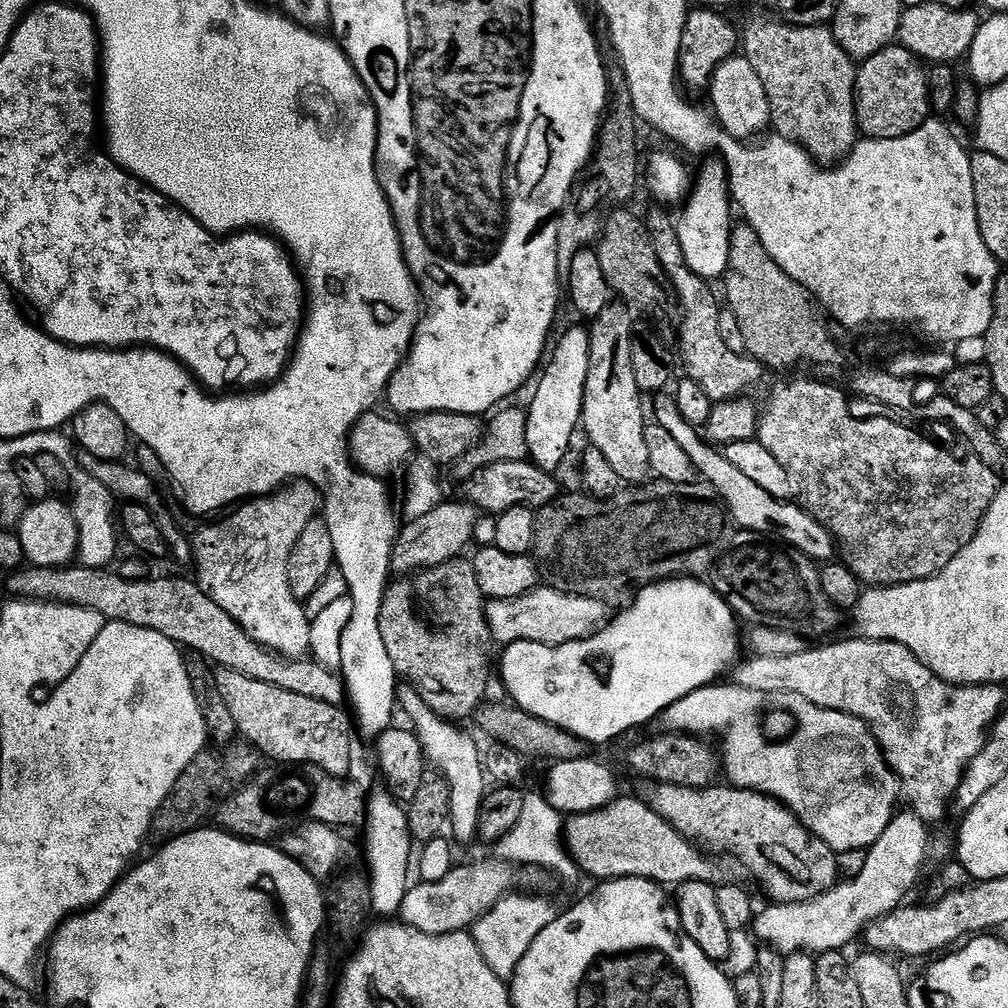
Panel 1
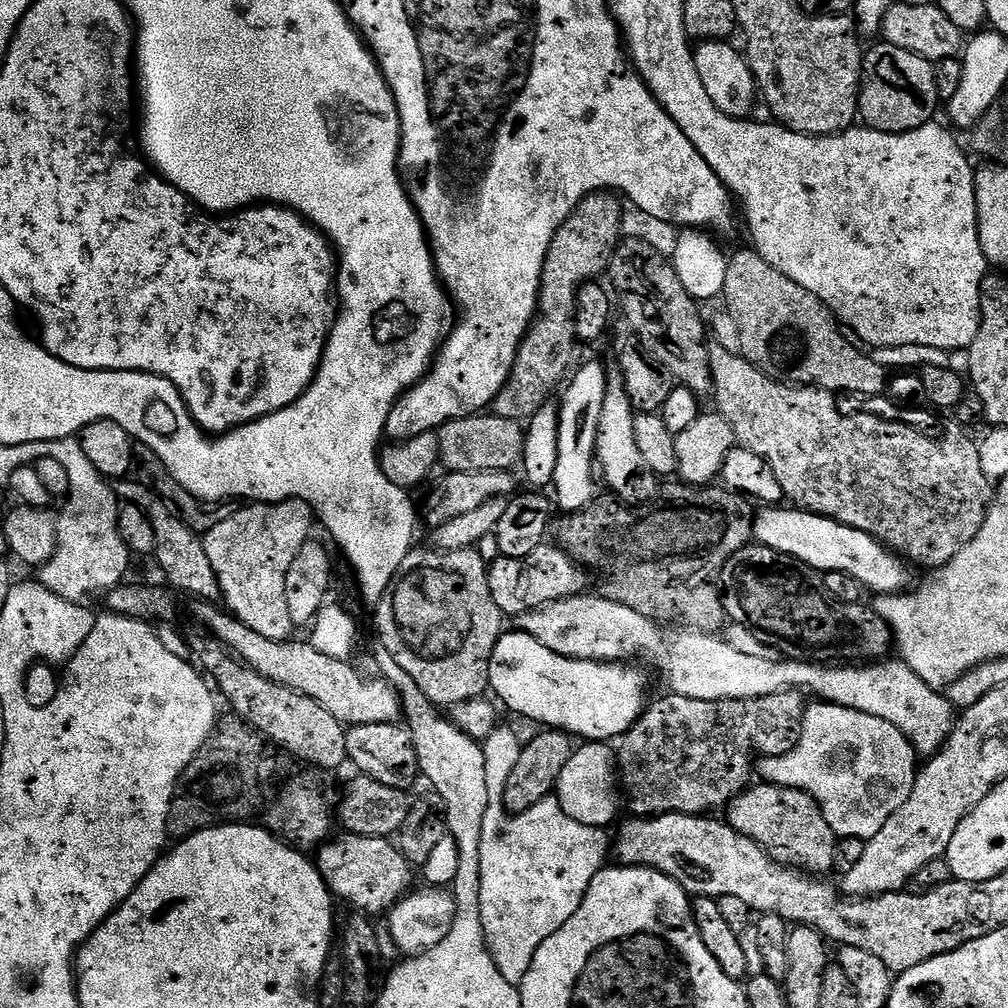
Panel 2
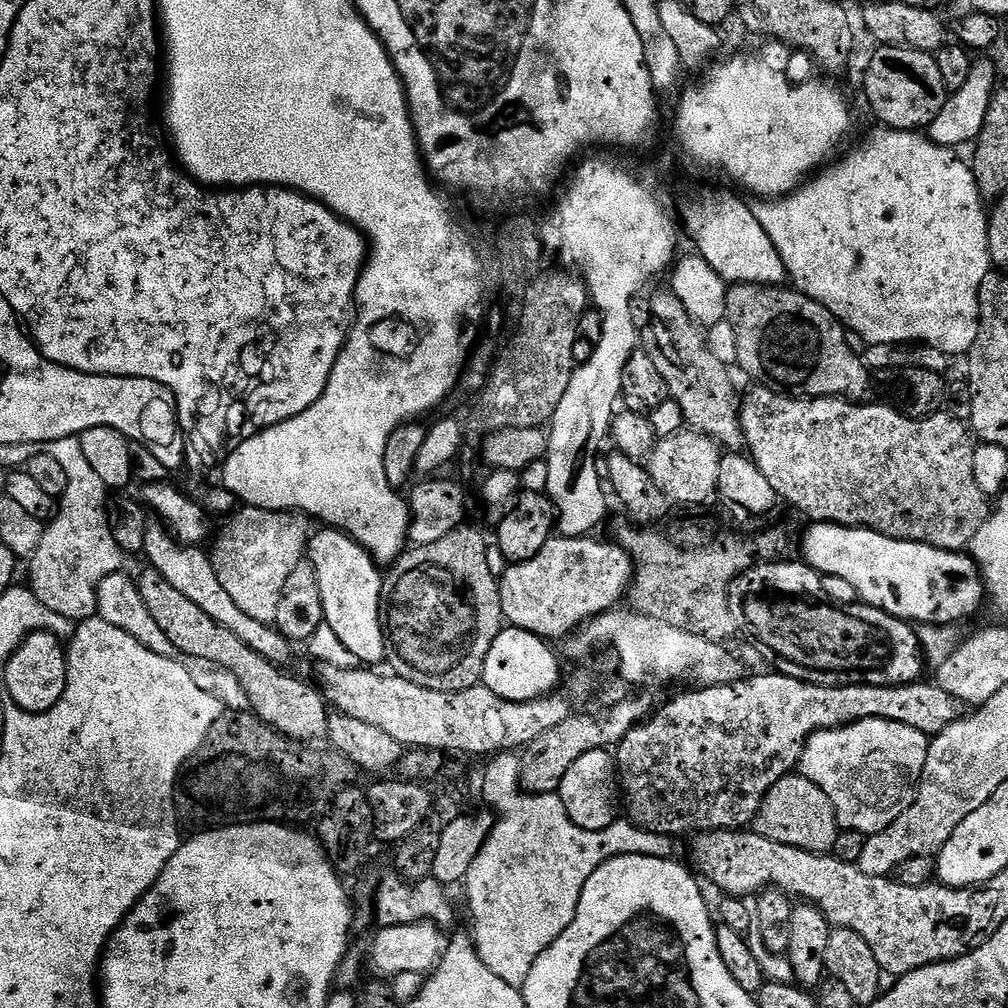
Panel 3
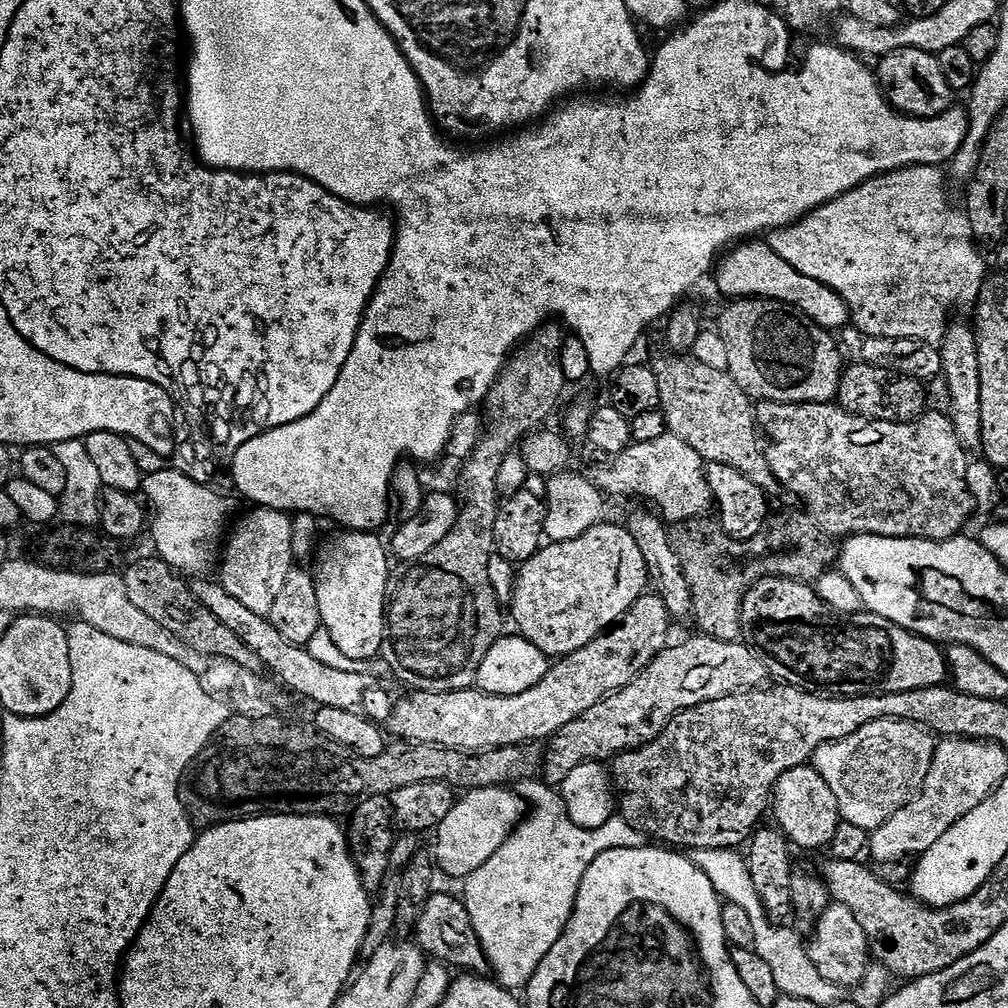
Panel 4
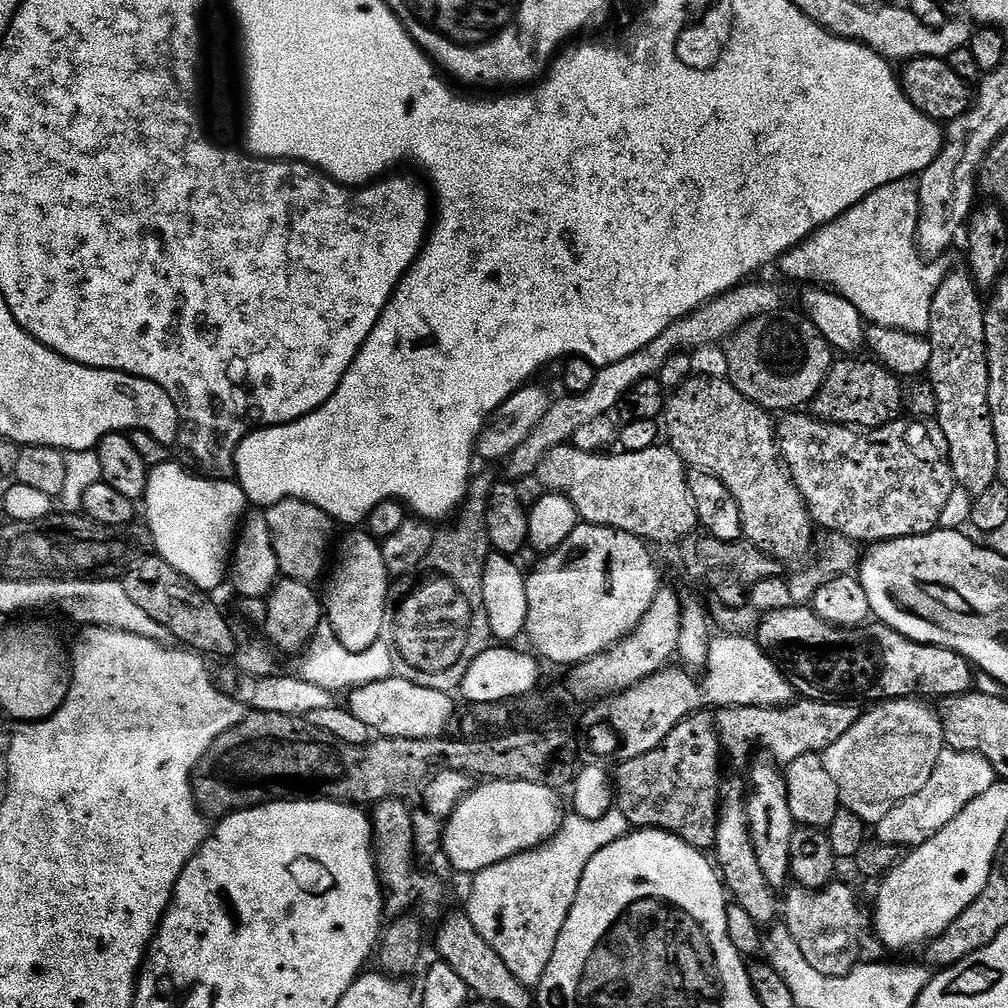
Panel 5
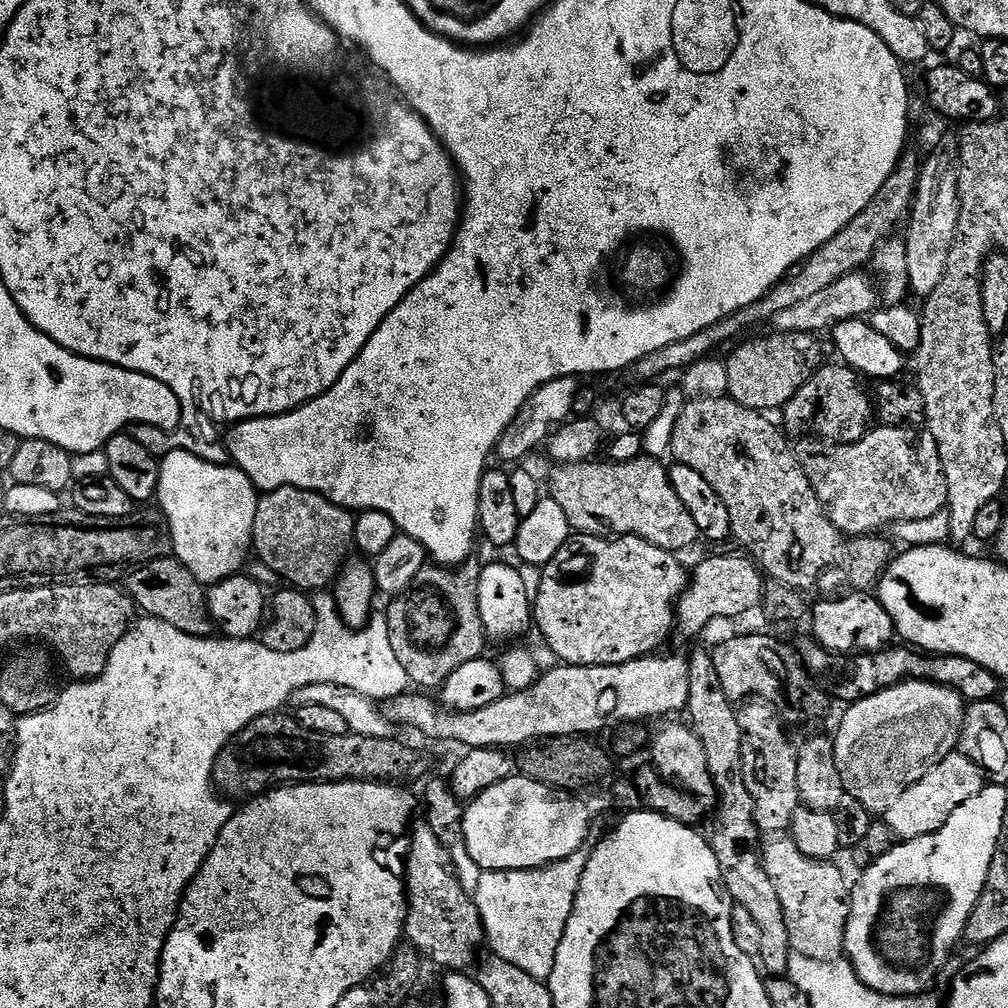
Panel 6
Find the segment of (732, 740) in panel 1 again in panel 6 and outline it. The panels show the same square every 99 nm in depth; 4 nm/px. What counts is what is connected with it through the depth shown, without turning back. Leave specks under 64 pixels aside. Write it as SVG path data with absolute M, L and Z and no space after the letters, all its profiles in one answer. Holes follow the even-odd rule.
M905 679L891 688L884 688L874 696L867 696L843 710L840 729L834 735L836 765L845 793L853 796L866 810L882 814L894 806L894 801L914 782L922 782L928 771L940 760L957 751L960 726L964 721L966 701L953 688L943 688L931 680Z

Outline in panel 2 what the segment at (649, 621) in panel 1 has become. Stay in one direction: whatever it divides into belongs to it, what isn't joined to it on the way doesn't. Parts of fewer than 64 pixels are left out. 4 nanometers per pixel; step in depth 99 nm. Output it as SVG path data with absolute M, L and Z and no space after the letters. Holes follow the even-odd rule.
M519 630L505 631L501 635L499 642L494 646L492 657L490 658L490 666L488 667L488 686L494 693L496 691L495 699L501 705L505 704L512 712L517 712L520 716L525 716L528 720L533 720L534 723L540 724L536 726L543 726L548 730L555 730L558 732L567 732L573 738L579 738L584 742L612 742L620 737L626 730L630 730L630 726L640 716L641 712L646 707L646 699L644 700L644 680L640 677L640 672L636 668L628 668L632 666L625 666L620 662L605 662L603 660L575 660L574 658L566 658L562 654L554 654L554 650L546 650L546 646L542 646L542 642L538 642L538 638L530 638L530 634Z

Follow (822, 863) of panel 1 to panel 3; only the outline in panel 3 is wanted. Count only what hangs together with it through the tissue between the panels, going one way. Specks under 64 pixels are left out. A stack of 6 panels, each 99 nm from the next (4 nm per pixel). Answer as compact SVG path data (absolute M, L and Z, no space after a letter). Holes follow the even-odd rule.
M789 774L774 782L774 786L762 802L760 814L754 821L754 828L761 836L774 842L821 854L832 852L834 842L842 830L836 822L836 808L830 802L830 798L826 798L826 794L822 794L822 790L814 786L810 778L799 774Z

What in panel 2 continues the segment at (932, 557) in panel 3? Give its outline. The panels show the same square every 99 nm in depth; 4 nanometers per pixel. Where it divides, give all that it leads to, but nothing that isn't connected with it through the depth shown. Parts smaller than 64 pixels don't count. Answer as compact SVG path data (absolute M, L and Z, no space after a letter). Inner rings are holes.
M768 506L763 509L764 513L757 515L752 522L752 535L755 543L764 544L767 548L778 550L782 554L790 554L798 558L802 563L808 564L817 572L841 572L850 574L865 589L872 594L890 596L897 592L905 591L909 587L908 572L905 561L895 552L884 547L880 541L857 528L851 528L845 524L839 524L829 516L818 516L815 512L806 512L795 506Z

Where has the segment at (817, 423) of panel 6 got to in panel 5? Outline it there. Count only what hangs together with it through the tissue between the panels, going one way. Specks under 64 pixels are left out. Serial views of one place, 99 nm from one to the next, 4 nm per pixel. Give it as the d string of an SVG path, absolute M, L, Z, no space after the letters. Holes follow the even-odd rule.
M840 358L833 363L830 374L822 386L822 390L816 395L810 405L811 415L827 420L834 424L843 424L857 430L871 430L883 428L885 424L891 424L901 419L903 408L906 408L906 388L902 386L901 377L883 368L881 364L868 360L856 360L860 358Z

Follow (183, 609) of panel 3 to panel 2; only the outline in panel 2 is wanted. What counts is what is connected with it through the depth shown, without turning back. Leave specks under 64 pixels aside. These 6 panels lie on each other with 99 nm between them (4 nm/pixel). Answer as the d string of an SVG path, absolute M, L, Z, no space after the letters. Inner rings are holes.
M203 634L203 635L204 636L196 636L194 638L191 637L190 640L191 655L194 657L194 660L196 656L197 661L195 660L195 663L199 665L199 667L203 669L203 671L207 673L209 677L211 677L211 679L214 681L214 684L215 684L214 679L216 679L217 685L215 684L215 687L218 689L218 692L219 692L218 687L220 687L221 694L224 695L226 699L228 699L229 706L232 707L234 711L236 711L233 713L235 713L235 715L239 717L239 719L247 720L248 723L251 724L252 727L255 728L256 731L259 732L260 735L263 736L265 740L271 742L273 745L275 745L277 749L279 749L278 747L285 748L285 750L288 751L290 755L297 756L298 759L305 760L305 762L308 764L317 764L317 766L320 768L340 768L343 766L343 764L346 764L346 761L348 760L348 755L346 754L346 736L345 736L346 728L345 725L340 724L338 722L338 718L334 718L331 716L331 714L328 711L322 710L322 706L318 702L314 702L310 698L306 698L302 694L298 694L294 690L290 690L286 686L282 686L281 684L275 684L274 682L270 682L266 678L262 678L262 674L258 674L257 672L254 671L254 669L247 668L246 665L240 663L240 661L237 660L236 657L233 656L232 653L229 652L228 649L224 647L224 643L216 639L215 636L211 634Z

